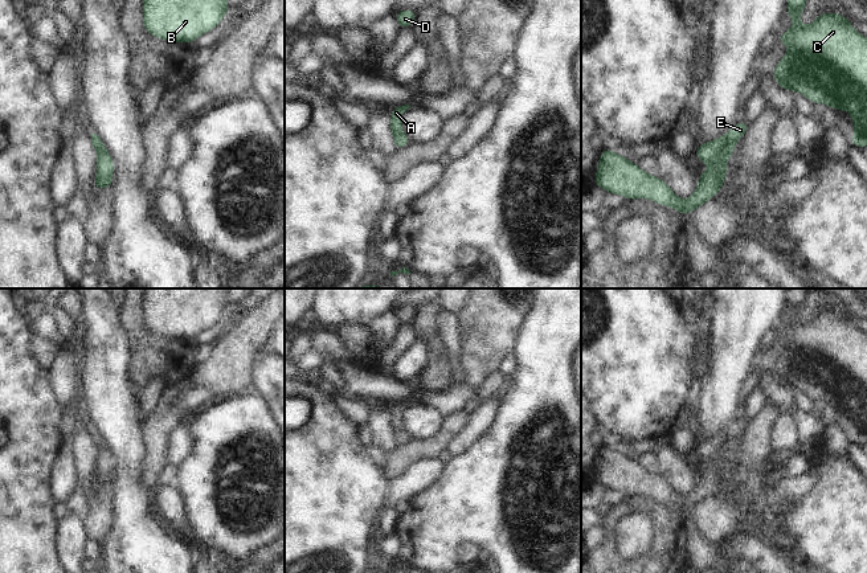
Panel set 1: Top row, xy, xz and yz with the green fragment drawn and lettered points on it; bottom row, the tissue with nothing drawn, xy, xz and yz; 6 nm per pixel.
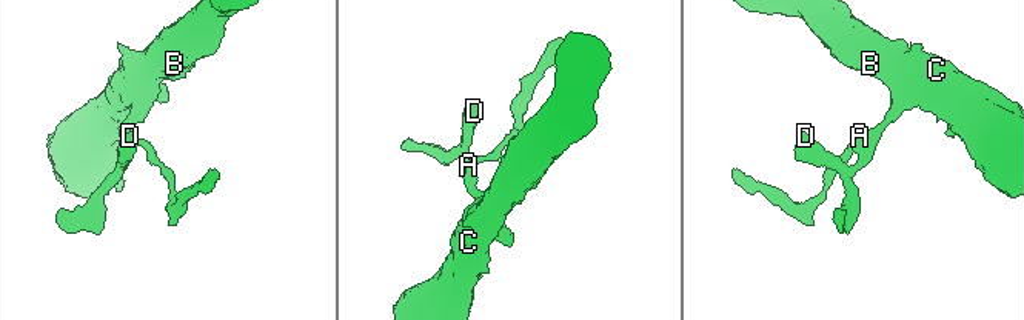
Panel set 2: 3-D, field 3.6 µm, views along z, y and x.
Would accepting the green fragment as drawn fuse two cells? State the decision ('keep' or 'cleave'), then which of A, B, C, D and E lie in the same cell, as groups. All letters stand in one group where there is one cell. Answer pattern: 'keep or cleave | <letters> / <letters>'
cleave | A / B C D E

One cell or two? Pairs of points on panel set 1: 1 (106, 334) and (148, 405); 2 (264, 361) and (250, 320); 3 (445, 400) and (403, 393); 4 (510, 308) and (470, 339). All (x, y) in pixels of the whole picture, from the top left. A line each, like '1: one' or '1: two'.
1: two
2: two
3: one
4: one

